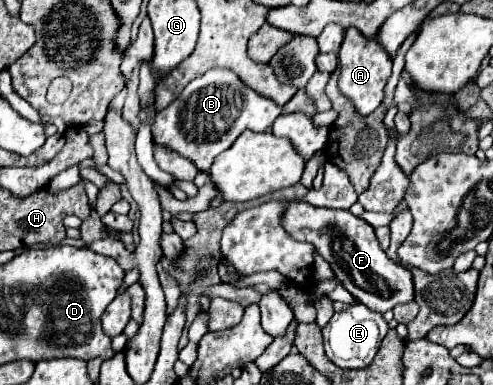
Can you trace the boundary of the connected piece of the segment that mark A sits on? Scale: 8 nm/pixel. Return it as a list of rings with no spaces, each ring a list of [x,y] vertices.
[[[350,27],[346,29],[346,37],[342,41],[342,47],[338,51],[340,61],[340,77],[338,77],[338,89],[352,99],[356,109],[362,115],[370,115],[384,99],[384,85],[392,75],[392,63],[388,59],[388,53],[382,49],[382,45],[374,39],[366,39],[358,29]]]

